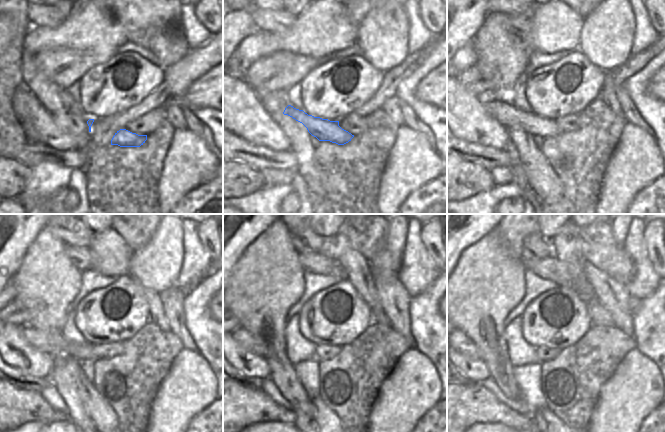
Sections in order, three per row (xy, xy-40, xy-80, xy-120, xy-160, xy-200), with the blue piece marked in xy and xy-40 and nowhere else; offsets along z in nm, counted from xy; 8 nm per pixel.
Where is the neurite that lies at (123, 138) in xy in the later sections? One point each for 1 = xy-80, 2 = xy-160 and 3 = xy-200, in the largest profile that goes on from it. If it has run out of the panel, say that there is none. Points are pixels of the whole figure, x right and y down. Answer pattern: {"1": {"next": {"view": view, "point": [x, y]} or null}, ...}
{"1": {"next": {"view": "xy-80", "point": [505, 112]}}, "2": {"next": {"view": "xy-160", "point": [243, 337]}}, "3": {"next": {"view": "xy-200", "point": [467, 347]}}}

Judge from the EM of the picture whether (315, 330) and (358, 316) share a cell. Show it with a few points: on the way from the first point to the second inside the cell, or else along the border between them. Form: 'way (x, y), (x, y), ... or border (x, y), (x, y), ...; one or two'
way (326, 325), (343, 324), (347, 321); one

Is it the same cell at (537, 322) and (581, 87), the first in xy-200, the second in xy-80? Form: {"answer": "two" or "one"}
{"answer": "one"}

